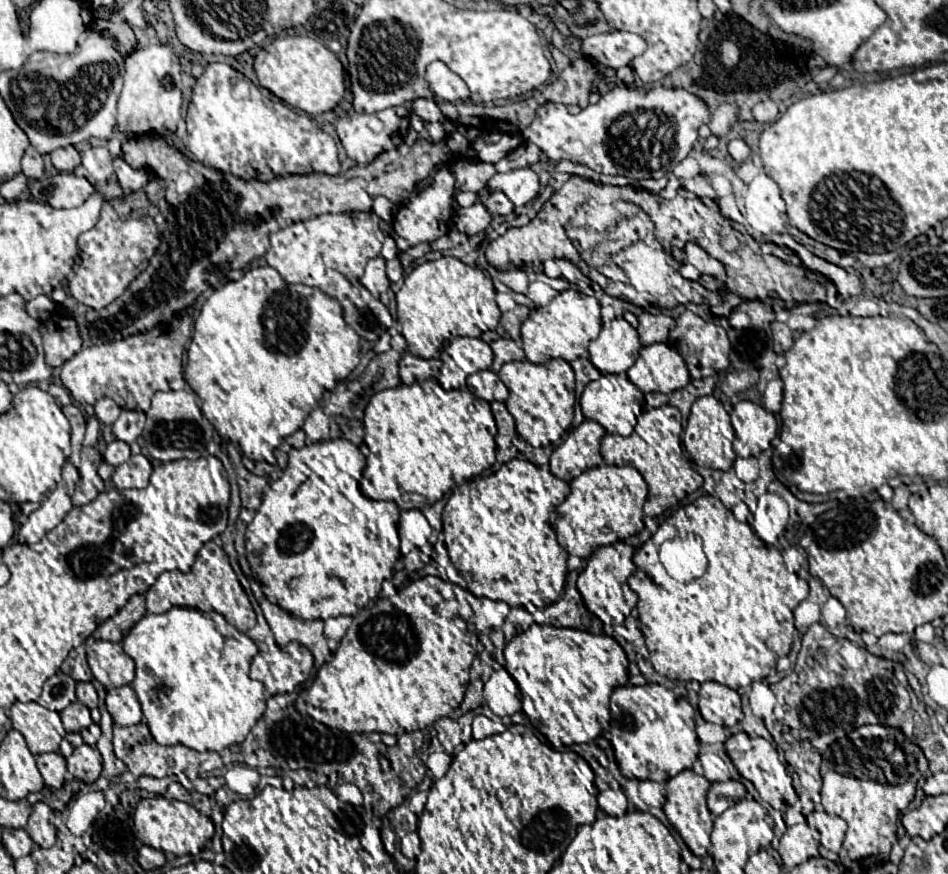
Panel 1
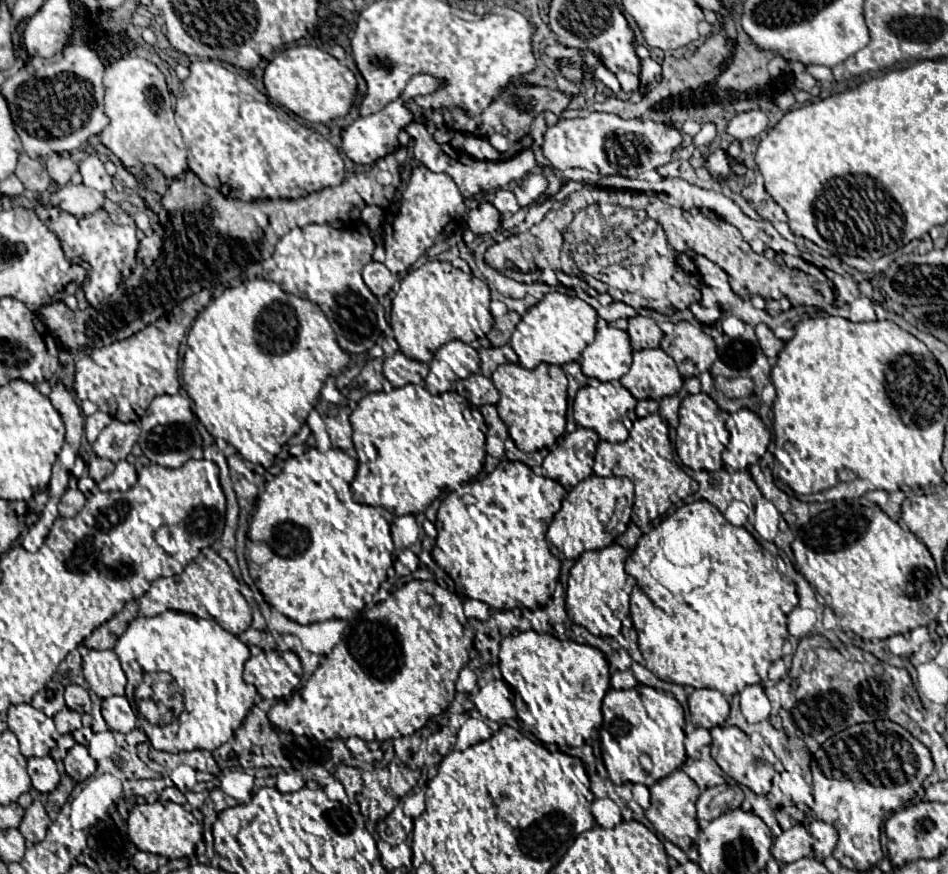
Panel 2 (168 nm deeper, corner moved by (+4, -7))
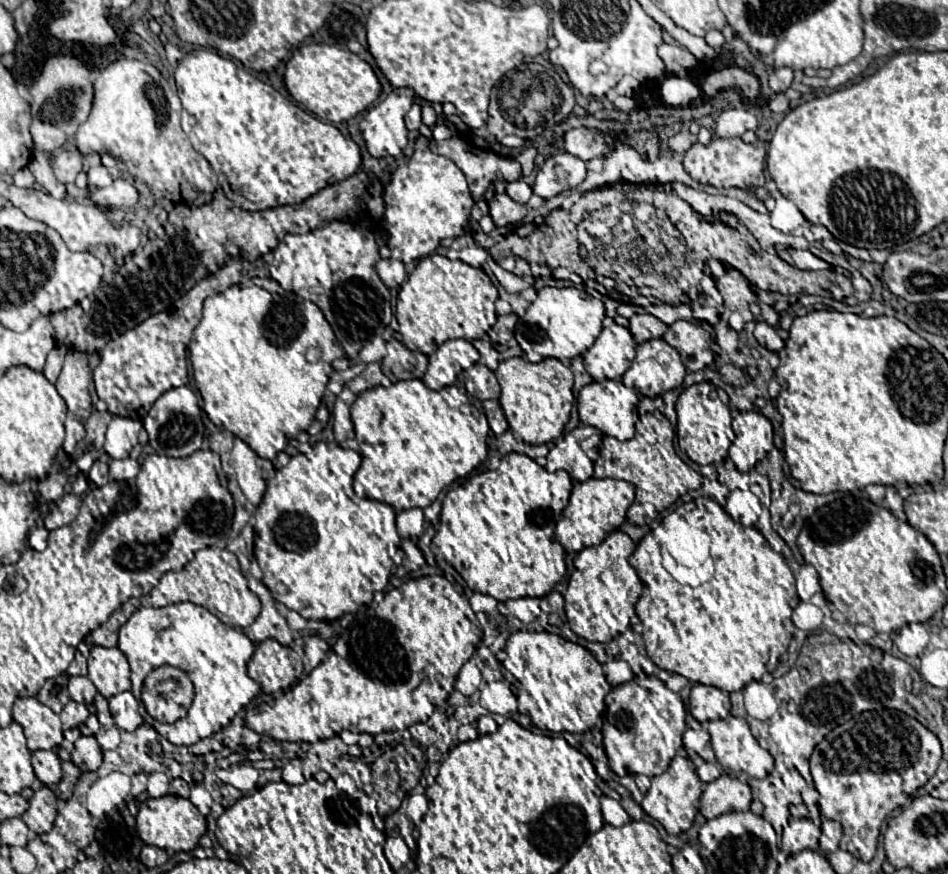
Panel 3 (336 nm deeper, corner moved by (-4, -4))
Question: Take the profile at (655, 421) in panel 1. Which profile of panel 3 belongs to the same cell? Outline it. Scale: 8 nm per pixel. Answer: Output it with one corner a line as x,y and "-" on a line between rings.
659,411
640,416
635,425
636,435
630,441
618,441
604,437
600,445
600,457
595,466
604,469
606,477
624,479
636,487
636,499
626,513
626,521
632,525
650,525
662,511
666,511
678,497
702,487
702,475
690,469
676,455
673,439
675,429

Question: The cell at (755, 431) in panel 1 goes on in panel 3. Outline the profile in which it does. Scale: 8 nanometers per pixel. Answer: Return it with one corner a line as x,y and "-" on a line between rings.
750,411
733,418
732,429
736,439
730,445
728,455
740,473
749,472
774,447
772,423
762,413

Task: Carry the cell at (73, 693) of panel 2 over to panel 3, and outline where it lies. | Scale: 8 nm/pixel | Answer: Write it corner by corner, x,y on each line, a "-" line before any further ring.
70,677
68,691
70,699
74,699
76,703
92,703
96,695
96,687
88,677

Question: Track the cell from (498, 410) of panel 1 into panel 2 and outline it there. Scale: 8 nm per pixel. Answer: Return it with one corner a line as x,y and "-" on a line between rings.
486,404
486,406
482,406
482,408
480,408
480,412
482,412
484,422
486,422
486,426
488,427
486,437
497,436
500,438
501,443
505,444
506,438
508,438
508,428
506,428
506,424
500,420
496,406

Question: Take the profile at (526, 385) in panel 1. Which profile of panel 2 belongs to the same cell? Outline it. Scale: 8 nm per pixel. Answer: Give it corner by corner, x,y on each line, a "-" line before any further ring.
518,364
498,366
492,374
492,382
500,392
500,402
496,404
500,418
508,426
510,438
522,452
538,452
542,448
554,446
554,442
566,430
566,374
560,366
540,364
534,370
526,370

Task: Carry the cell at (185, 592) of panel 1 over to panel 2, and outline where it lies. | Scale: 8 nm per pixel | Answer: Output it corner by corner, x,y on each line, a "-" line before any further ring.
204,548
196,560
192,560
182,574
170,578
158,578
150,590
140,600
142,616
158,616
166,610
188,612
198,618
214,618
226,632
242,634
252,624
252,612
248,602
238,590
238,580
234,578
228,562
220,558
212,548

